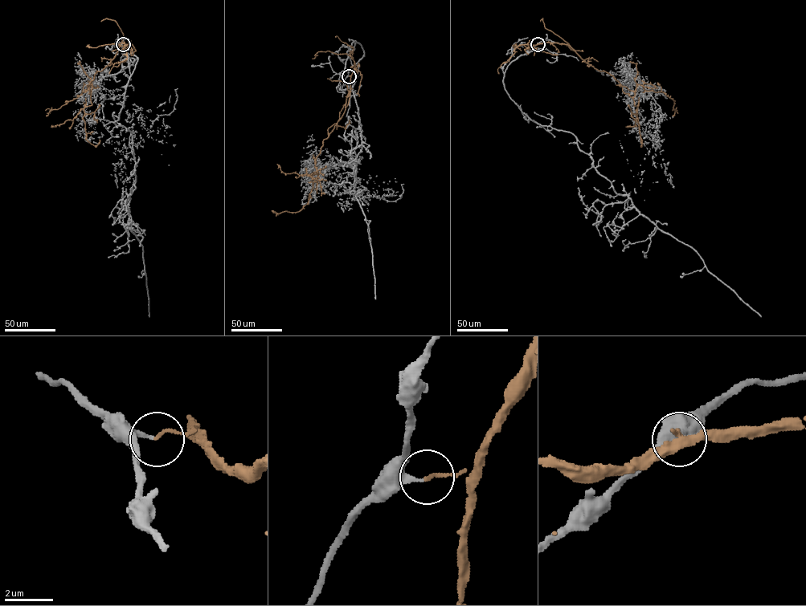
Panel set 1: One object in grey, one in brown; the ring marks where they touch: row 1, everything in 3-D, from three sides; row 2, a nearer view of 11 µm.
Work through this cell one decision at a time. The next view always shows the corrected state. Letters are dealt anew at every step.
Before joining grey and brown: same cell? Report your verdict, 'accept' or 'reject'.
reject

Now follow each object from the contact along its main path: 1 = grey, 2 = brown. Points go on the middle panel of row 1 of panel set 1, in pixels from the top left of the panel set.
1: (349, 76), (355, 41), (340, 75), (362, 132), (347, 193), (359, 189), (315, 187), (322, 168), (312, 202)
2: (349, 76), (345, 110), (323, 140), (315, 160), (317, 178), (308, 201), (298, 212), (272, 210)

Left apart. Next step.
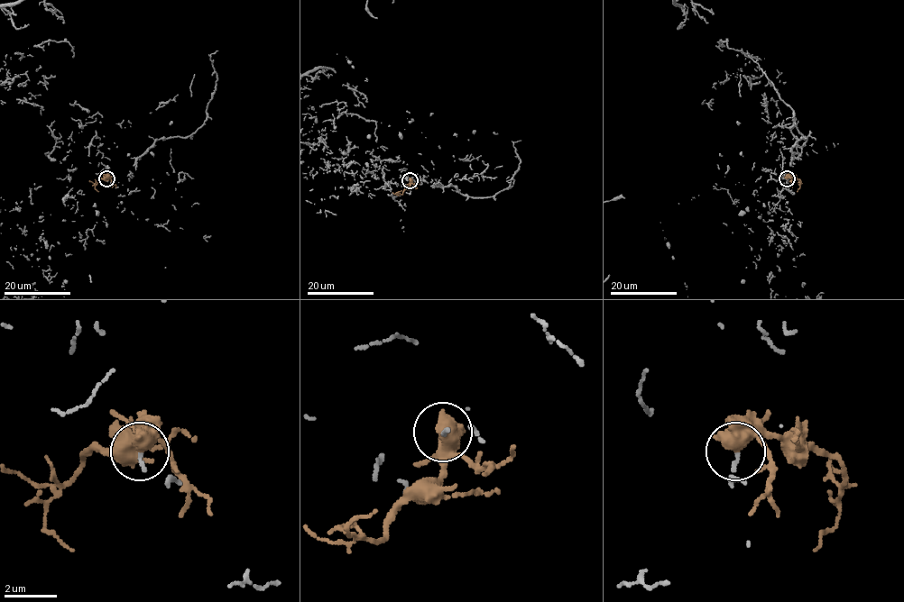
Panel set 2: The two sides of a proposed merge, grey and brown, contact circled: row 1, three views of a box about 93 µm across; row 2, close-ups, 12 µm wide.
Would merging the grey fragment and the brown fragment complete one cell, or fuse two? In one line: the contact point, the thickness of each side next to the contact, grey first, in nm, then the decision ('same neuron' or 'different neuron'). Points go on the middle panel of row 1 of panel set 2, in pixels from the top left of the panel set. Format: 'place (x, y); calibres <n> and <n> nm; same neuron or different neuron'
place (410, 180); calibres 130 and 650 nm; different neuron

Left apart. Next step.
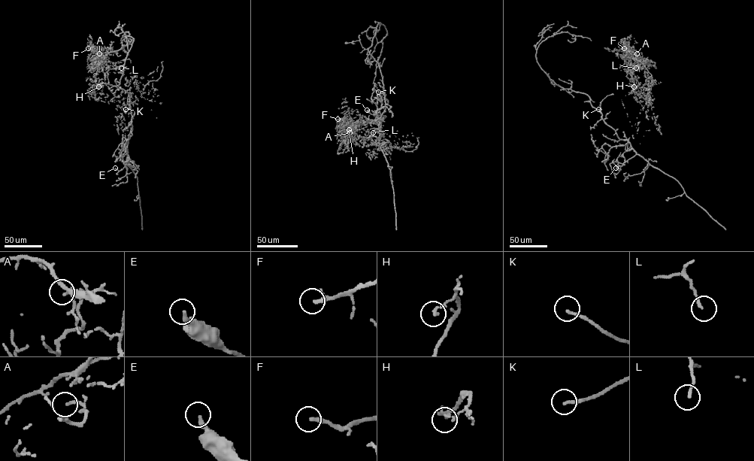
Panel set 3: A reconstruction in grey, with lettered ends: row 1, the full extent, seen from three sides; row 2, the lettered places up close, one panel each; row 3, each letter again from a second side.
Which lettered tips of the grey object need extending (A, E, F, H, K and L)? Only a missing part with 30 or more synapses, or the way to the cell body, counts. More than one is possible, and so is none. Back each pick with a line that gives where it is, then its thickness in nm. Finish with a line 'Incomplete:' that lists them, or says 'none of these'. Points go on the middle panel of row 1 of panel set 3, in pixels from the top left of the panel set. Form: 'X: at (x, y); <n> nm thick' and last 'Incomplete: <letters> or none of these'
Incomplete: none of these

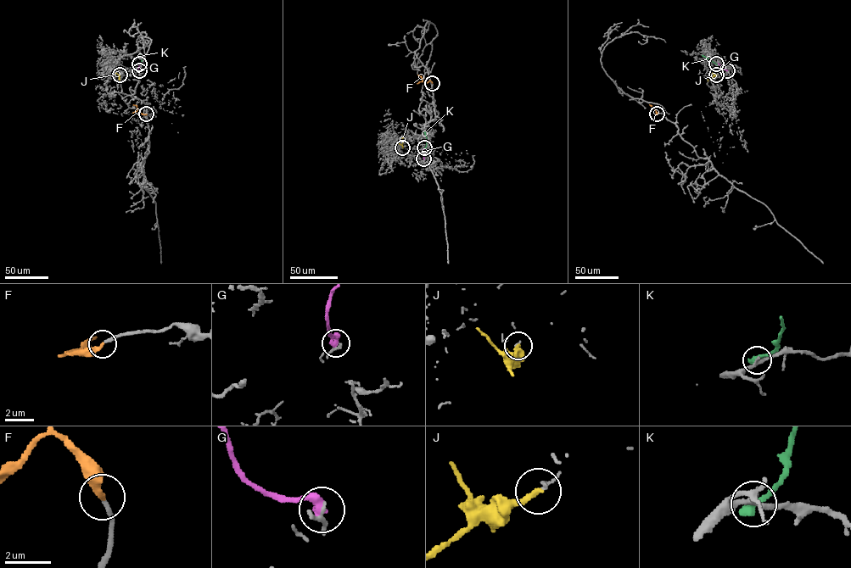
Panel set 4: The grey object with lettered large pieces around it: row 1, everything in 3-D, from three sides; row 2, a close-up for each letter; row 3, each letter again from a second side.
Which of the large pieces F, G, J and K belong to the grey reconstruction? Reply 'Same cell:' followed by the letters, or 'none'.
Same cell: F

